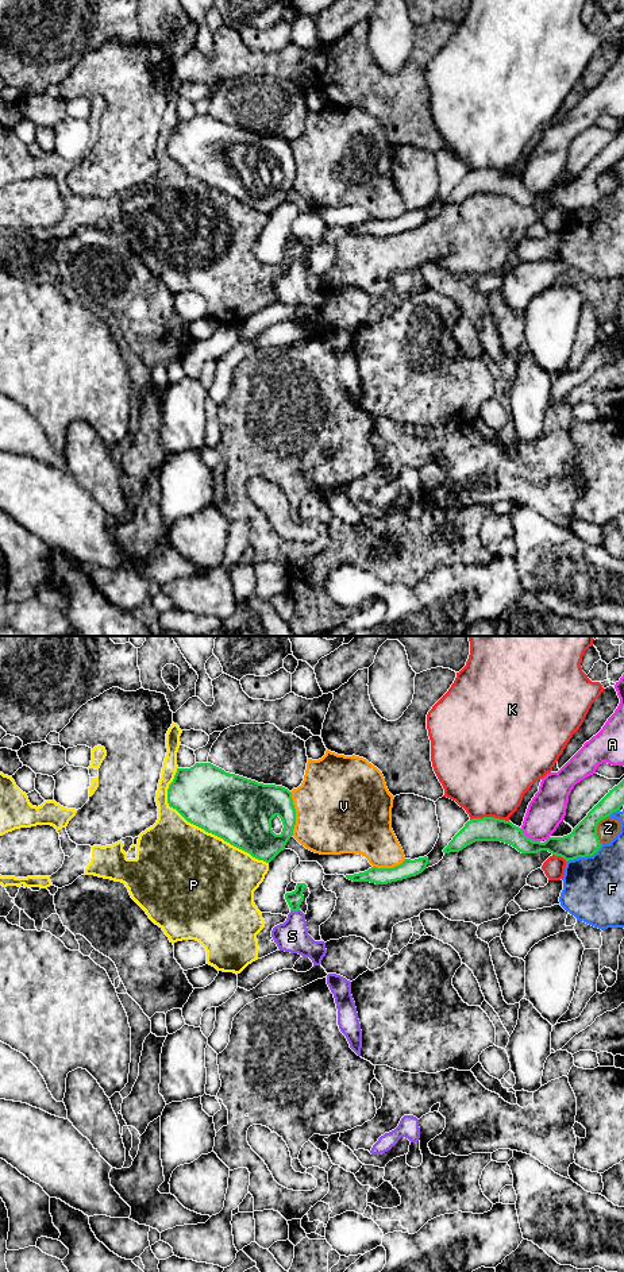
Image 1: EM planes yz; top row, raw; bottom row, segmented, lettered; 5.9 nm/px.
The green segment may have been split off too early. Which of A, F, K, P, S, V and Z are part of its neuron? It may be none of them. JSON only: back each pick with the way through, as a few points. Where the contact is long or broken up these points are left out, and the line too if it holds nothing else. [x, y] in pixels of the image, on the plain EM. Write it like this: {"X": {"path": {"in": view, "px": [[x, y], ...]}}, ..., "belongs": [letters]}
{"S": {"path": {"in": "yz", "px": [[295, 250], [295, 262], [292, 288]]}}, "belongs": ["S"]}

